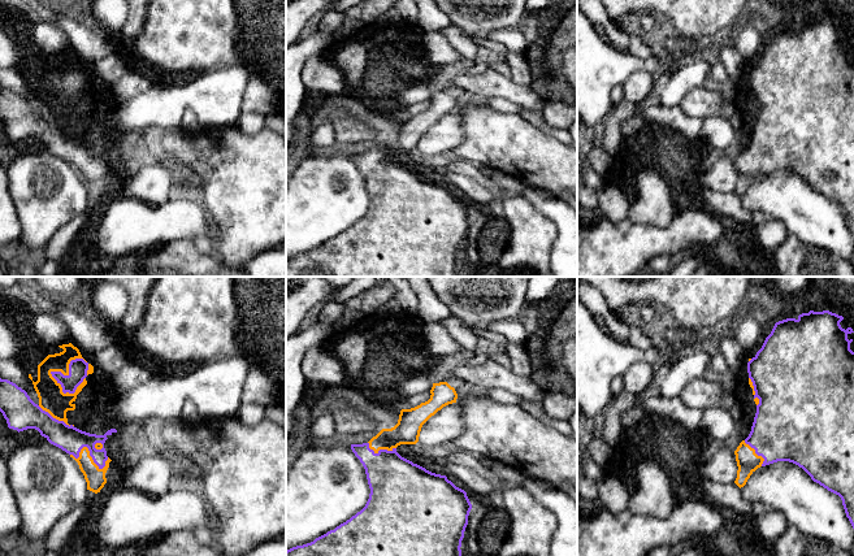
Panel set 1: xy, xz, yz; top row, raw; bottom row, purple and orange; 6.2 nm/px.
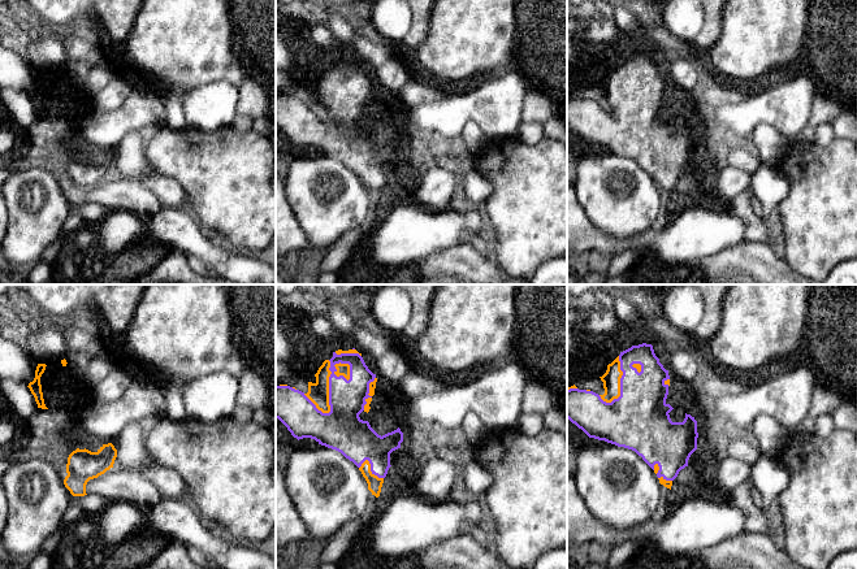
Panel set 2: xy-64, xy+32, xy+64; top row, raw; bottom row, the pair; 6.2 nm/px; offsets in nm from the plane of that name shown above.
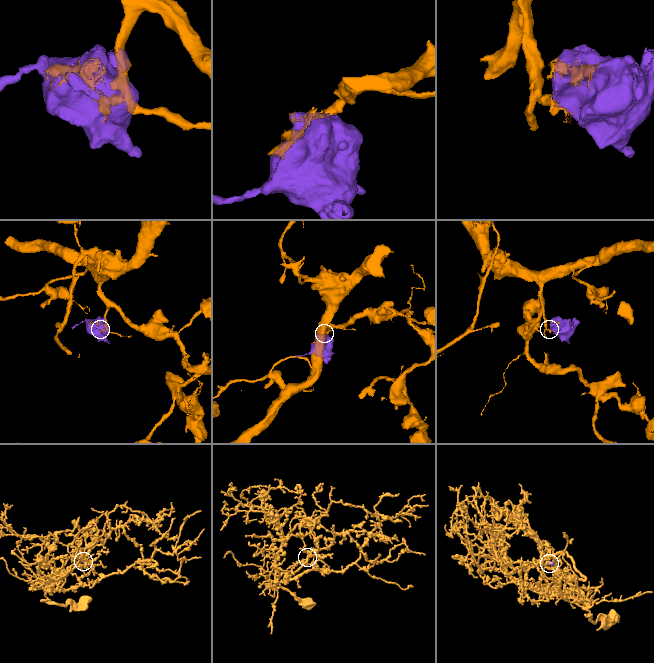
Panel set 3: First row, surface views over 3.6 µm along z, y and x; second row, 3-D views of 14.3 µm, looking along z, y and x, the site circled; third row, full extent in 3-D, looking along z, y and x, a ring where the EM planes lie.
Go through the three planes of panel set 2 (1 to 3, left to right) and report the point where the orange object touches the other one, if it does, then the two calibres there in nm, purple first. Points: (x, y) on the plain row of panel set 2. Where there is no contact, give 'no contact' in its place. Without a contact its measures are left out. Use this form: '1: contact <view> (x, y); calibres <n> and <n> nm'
1: no contact
2: contact xy+32 (329, 94); calibres 220 and 130 nm
3: contact xy+64 (620, 91); calibres 360 and 110 nm

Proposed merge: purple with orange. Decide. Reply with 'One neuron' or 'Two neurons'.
One neuron

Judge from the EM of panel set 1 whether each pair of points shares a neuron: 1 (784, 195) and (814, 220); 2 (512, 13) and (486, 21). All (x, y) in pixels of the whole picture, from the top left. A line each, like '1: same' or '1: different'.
1: same
2: same

